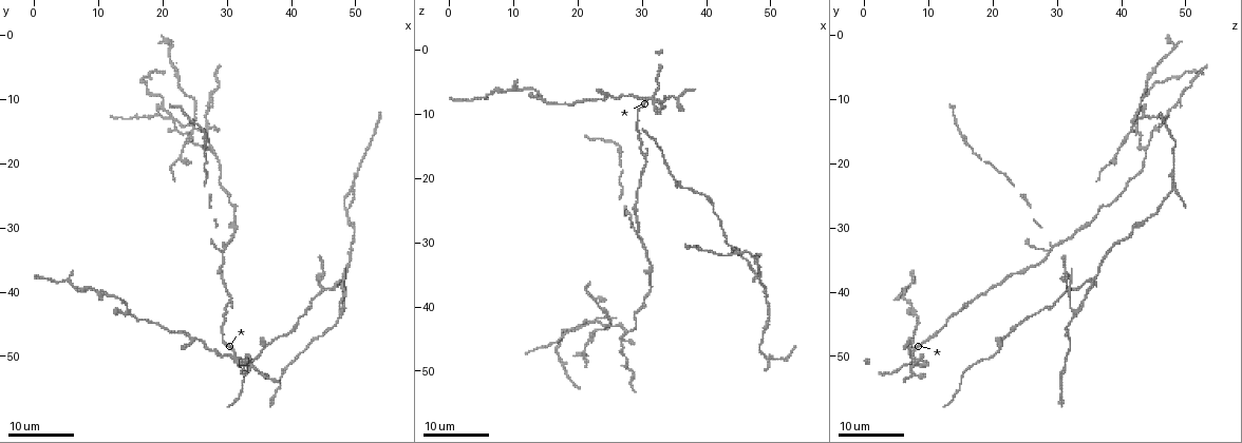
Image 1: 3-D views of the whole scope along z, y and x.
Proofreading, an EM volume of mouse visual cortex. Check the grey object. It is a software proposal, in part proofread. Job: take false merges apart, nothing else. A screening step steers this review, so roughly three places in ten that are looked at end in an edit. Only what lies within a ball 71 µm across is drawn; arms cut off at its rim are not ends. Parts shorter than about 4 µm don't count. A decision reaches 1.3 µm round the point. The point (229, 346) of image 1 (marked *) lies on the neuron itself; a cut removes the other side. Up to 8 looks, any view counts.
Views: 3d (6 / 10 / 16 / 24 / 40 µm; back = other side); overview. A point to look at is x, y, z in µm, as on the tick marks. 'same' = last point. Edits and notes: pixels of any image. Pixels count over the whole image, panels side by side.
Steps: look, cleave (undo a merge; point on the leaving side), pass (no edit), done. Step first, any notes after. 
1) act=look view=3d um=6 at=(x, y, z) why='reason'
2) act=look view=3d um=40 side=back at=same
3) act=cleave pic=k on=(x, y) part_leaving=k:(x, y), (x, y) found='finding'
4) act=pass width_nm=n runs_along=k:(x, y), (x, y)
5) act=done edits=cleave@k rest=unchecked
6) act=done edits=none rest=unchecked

act=look view=3d um=24 at=(30.5, 40.5, 18.0) why='thin neck'

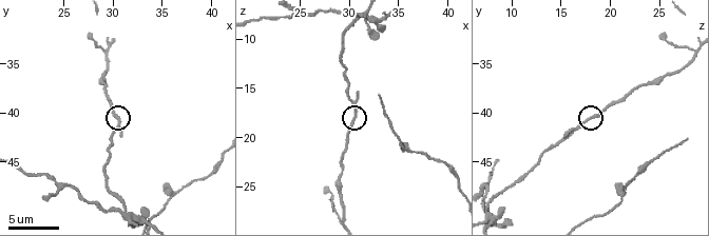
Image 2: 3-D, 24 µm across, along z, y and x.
act=look view=3d um=6 at=(30.6, 40.8, 17.6)

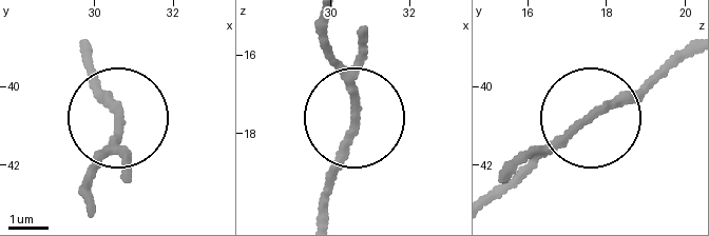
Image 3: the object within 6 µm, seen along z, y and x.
act=look view=3d um=6 side=back at=(30.60, 40.80, 17.65)

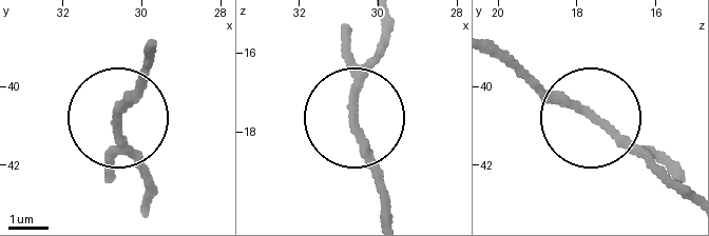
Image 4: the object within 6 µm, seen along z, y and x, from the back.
act=pass width_nm=190 runs_along=4:(148, 201), (118, 123), (145, 66) found='all the same neuron'

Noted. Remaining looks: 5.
act=look view=3d um=16 at=(45.0, 37.0, 32.0) why='thick turns thin'

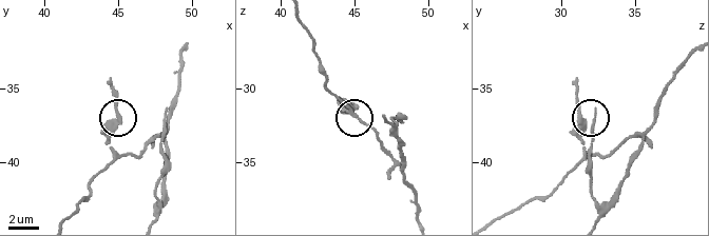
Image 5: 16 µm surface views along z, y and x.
act=look view=3d um=6 at=(44.6, 37.2, 31.6) why='zoom in'

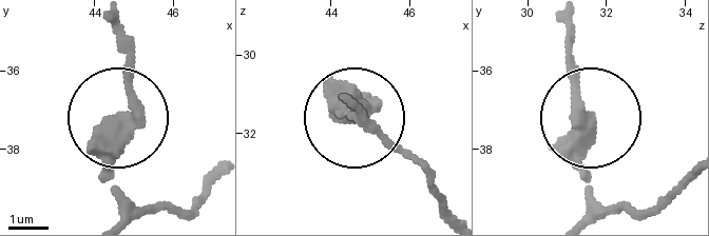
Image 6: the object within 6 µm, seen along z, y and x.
act=cleave pic=6 on=(128, 86) part_leaving=6:(111, 141), (131, 104), (120, 23) found='a second neuron is stuck on'

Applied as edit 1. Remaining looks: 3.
act=look view=overview why='redraw'

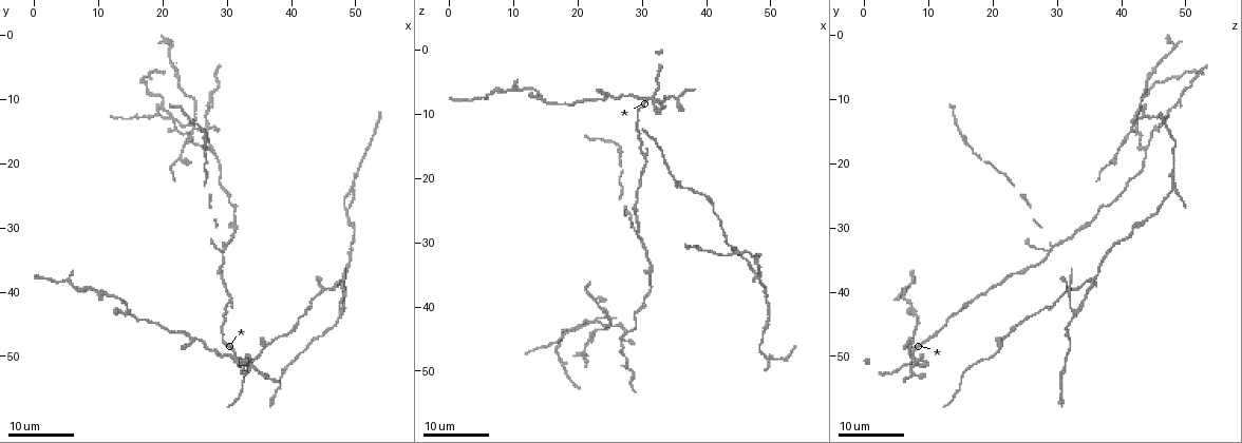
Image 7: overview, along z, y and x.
act=look view=3d um=16 at=(27.5, 17.5, 43.5) why='arms part here'

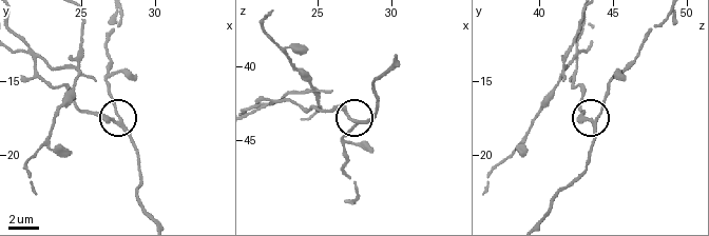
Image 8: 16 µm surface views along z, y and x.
act=look view=3d um=10 at=(27.4, 17.6, 43.6)

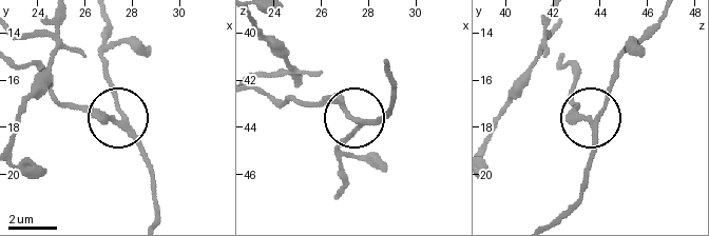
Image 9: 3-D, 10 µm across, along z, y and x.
act=pass width_nm=190 runs_along=9:(155, 216), (147, 161), (116, 121), (109, 61) found='one neuron here'

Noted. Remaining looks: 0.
act=done edits=cleave@6 rest=unchecked

